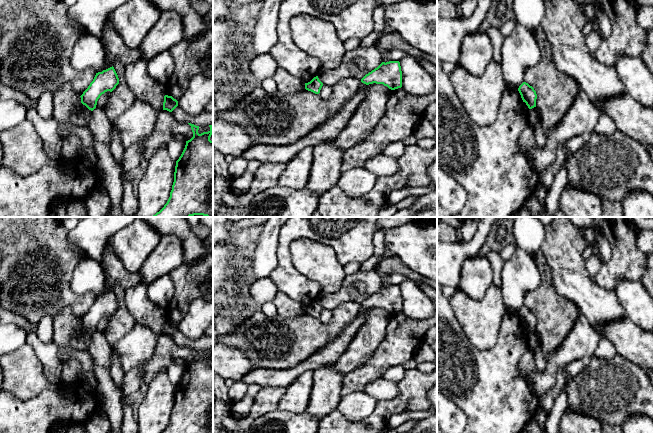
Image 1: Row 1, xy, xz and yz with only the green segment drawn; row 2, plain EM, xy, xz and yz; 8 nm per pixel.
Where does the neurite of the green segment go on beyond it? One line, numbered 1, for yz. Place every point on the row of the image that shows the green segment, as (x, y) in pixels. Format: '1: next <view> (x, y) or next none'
1: next none

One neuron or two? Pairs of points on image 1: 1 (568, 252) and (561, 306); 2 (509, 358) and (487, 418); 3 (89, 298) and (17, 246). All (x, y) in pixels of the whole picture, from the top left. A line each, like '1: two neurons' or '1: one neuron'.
1: two neurons
2: one neuron
3: one neuron

